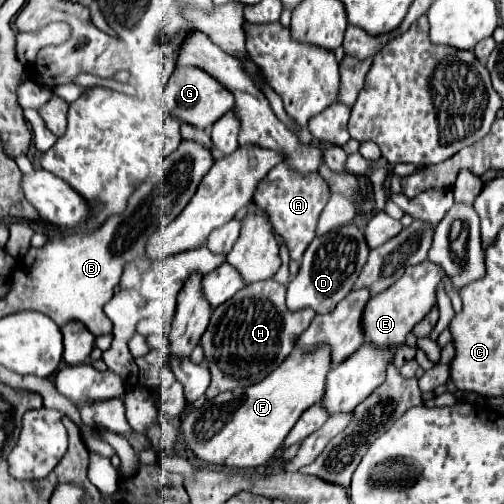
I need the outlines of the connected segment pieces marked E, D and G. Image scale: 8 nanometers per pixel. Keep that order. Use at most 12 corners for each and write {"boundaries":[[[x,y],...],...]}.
{"boundaries":[[[408,267],[368,299],[364,339],[398,347],[436,303],[440,267]],[[356,225],[316,237],[288,309],[332,311],[370,249]],[[178,65],[164,93],[176,119],[208,129],[234,105],[206,71]]]}

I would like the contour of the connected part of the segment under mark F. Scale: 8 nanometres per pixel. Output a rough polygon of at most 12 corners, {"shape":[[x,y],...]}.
{"shape":[[326,347],[190,409],[208,465],[266,465],[322,399]]}

